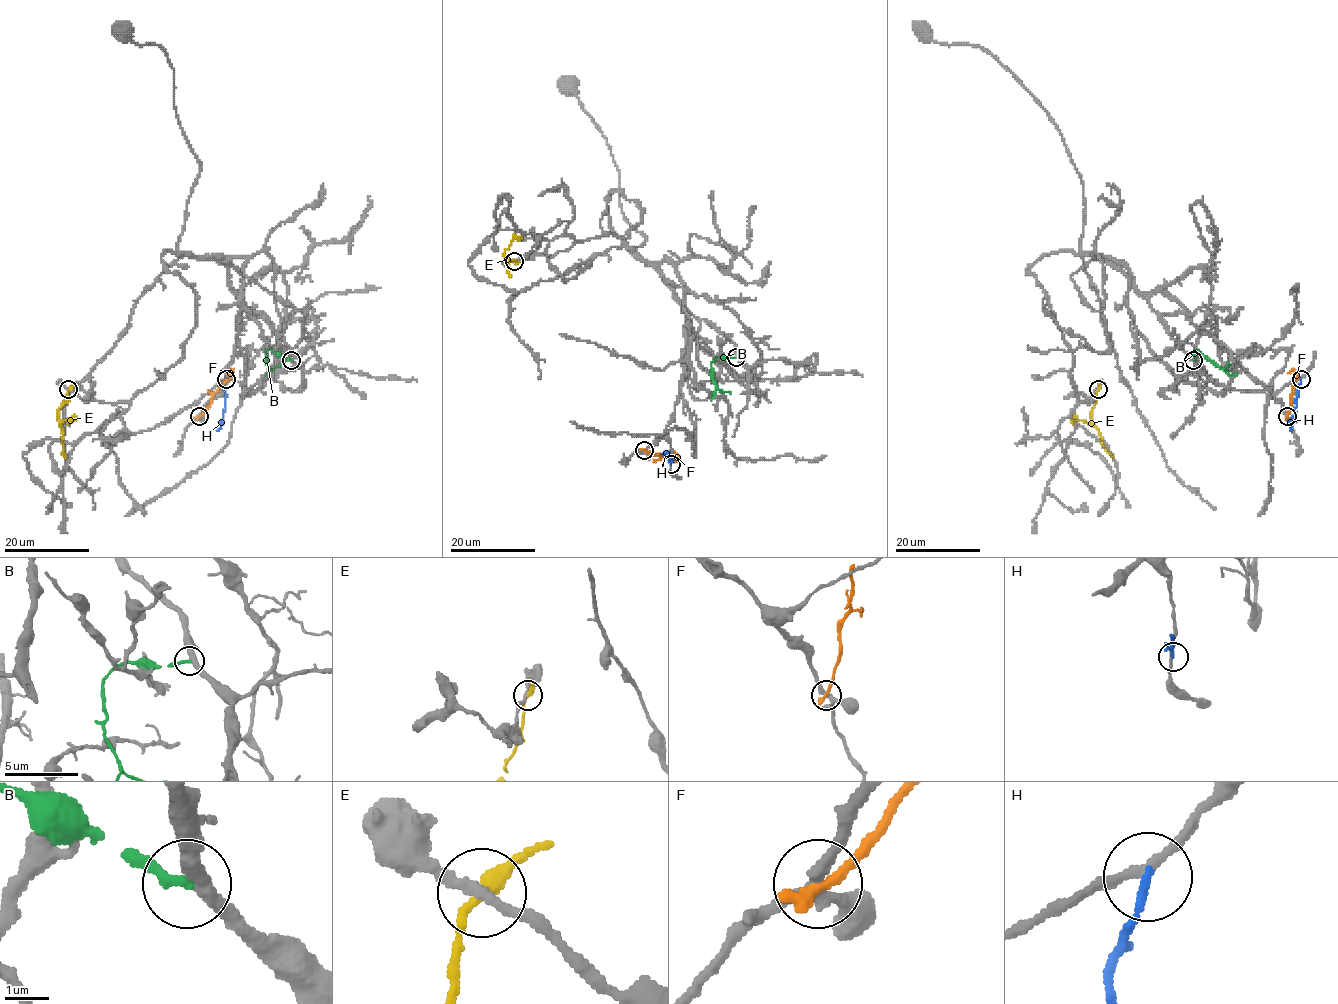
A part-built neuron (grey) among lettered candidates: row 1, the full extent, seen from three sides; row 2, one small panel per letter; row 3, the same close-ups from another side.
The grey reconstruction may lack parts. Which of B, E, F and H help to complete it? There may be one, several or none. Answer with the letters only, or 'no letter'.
no letter

